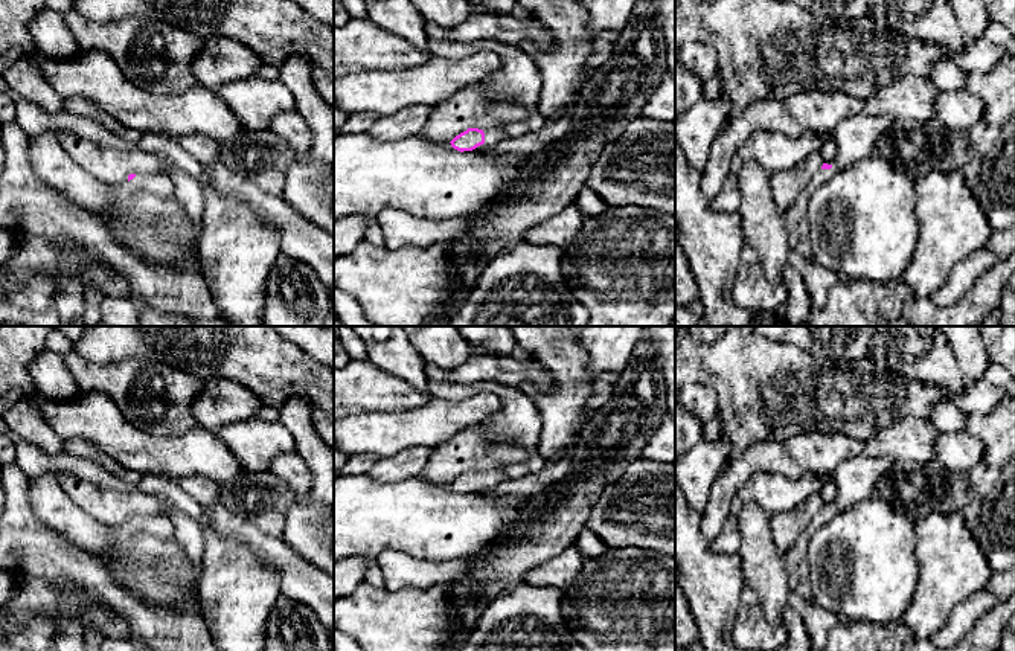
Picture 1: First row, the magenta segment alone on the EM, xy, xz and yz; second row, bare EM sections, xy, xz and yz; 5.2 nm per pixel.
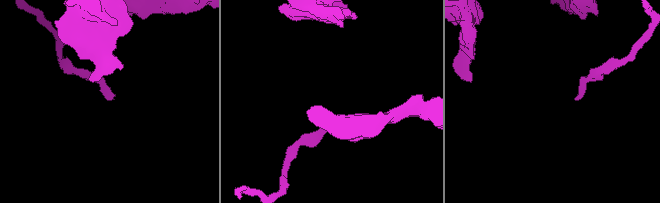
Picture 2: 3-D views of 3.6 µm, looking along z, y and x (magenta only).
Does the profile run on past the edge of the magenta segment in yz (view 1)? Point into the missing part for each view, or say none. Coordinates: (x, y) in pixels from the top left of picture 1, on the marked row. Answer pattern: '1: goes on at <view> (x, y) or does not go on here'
1: goes on at yz (797, 223)

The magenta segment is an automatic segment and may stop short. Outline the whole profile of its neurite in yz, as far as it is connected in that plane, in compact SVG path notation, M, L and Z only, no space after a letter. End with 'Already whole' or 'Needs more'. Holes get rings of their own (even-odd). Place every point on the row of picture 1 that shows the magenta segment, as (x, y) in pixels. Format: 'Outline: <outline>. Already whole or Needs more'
Outline: M823 163L821 169L809 180L797 200L785 212L786 233L791 252L800 253L805 258L812 258L809 242L809 218L808 206L811 195L834 175L832 165Z. Needs more

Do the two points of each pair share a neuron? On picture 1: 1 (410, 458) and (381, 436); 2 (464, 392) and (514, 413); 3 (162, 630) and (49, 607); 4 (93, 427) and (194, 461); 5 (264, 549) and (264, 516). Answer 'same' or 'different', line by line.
1: different
2: same
3: different
4: same
5: different

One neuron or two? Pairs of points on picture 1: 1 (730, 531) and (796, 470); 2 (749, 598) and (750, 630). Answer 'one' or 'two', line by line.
1: two
2: one

